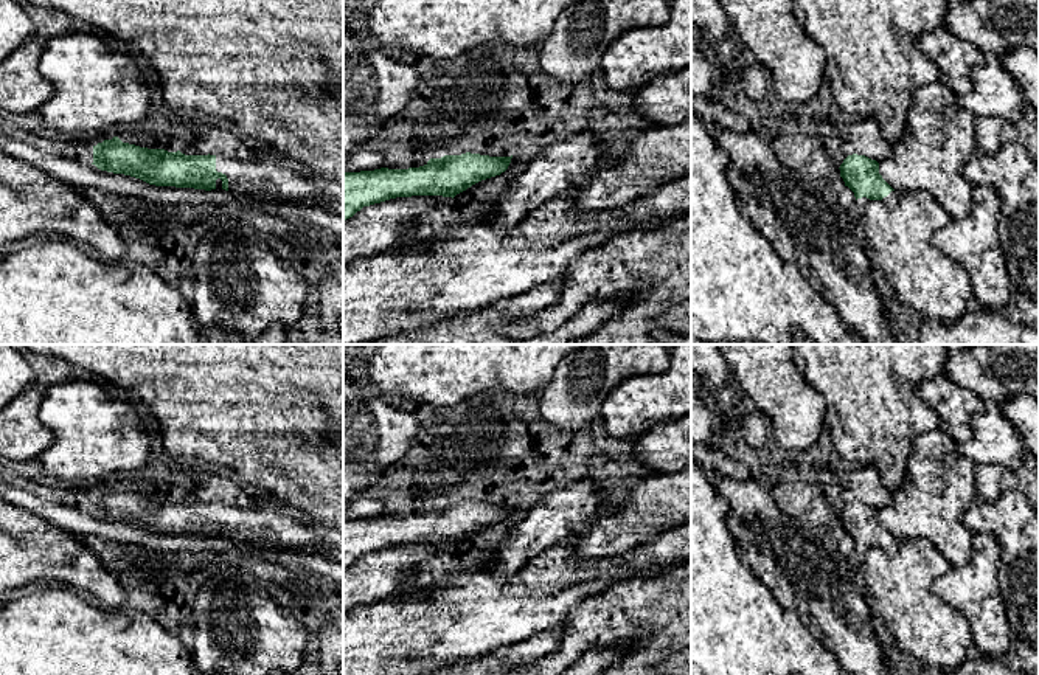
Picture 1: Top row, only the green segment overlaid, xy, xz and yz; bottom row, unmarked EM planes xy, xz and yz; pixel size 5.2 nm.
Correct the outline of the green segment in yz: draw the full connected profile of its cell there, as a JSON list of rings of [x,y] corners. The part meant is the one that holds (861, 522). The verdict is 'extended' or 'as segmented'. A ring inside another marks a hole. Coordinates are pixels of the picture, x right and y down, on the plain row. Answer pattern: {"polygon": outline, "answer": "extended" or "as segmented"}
{"polygon": [[[848,503],[840,512],[840,524],[853,540],[857,549],[882,548],[888,554],[899,549],[899,540],[895,538],[879,521],[879,511],[865,503]]], "answer": "extended"}

